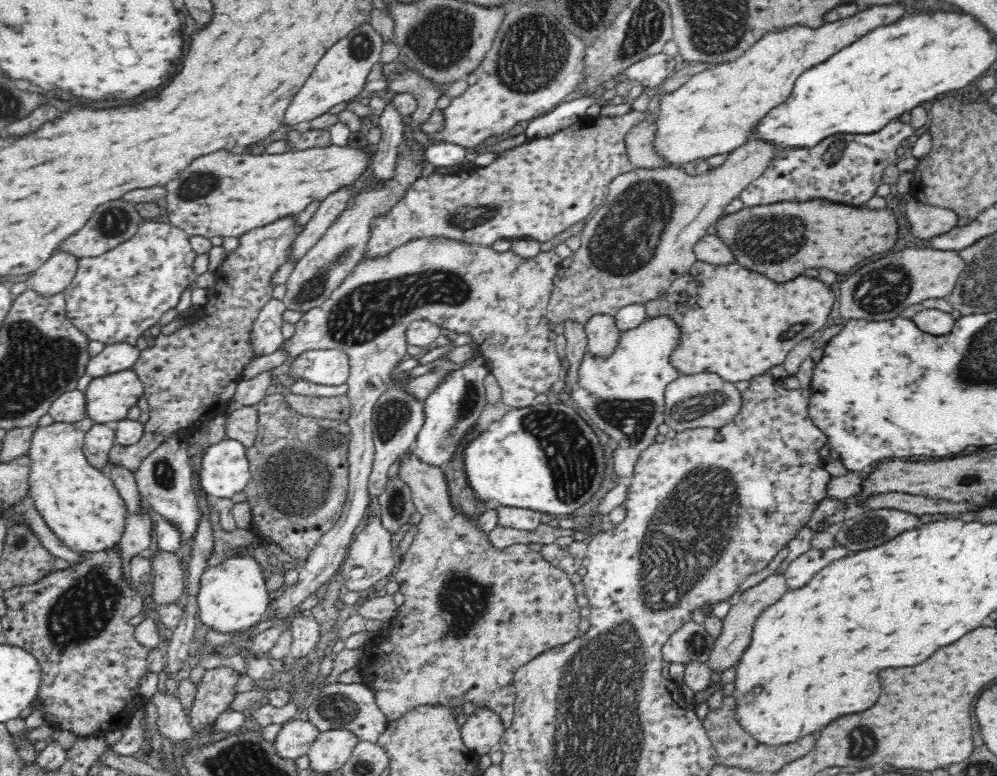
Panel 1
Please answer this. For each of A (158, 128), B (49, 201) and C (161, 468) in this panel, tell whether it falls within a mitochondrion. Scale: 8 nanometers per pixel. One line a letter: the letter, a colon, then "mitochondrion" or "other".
A: other
B: other
C: mitochondrion

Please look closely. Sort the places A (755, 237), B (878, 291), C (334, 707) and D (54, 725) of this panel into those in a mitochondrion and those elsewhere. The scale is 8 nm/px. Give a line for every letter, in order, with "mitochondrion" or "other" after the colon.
A: mitochondrion
B: mitochondrion
C: mitochondrion
D: other

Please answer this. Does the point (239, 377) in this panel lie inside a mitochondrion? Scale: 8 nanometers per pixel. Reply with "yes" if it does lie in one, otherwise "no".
no

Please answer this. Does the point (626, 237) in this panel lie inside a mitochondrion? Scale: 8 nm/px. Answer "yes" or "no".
yes

